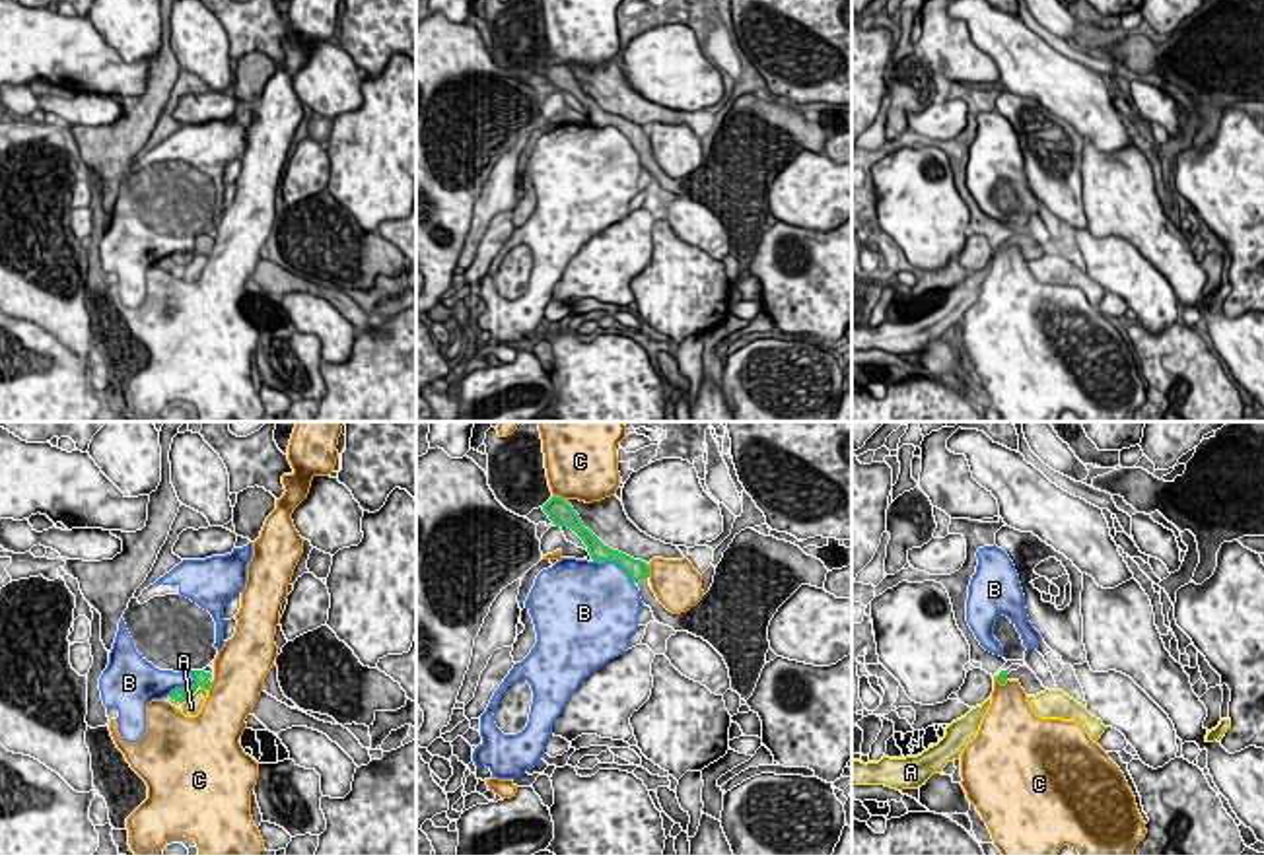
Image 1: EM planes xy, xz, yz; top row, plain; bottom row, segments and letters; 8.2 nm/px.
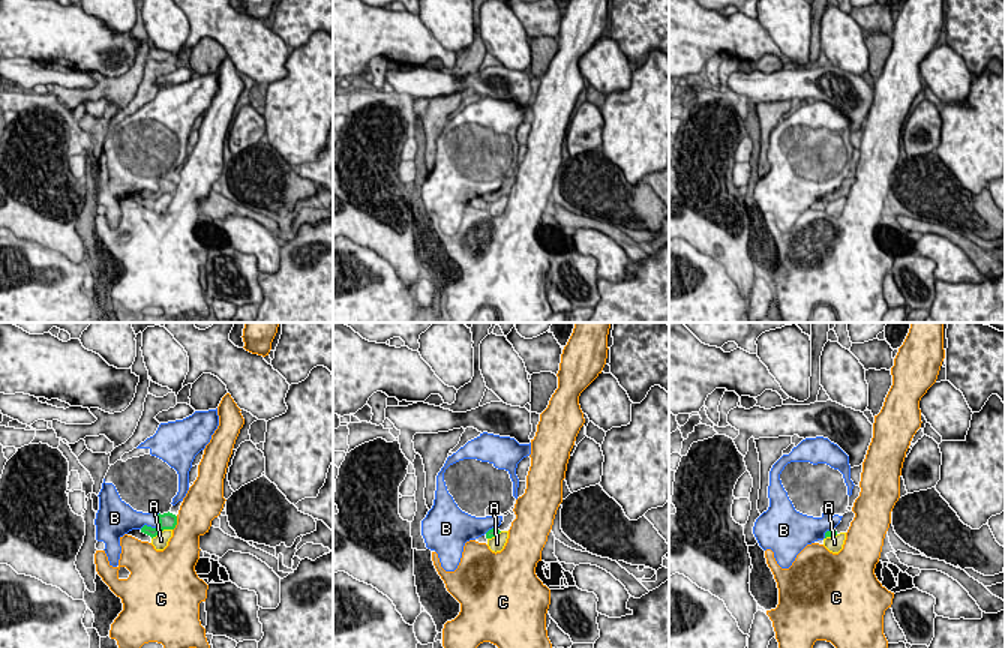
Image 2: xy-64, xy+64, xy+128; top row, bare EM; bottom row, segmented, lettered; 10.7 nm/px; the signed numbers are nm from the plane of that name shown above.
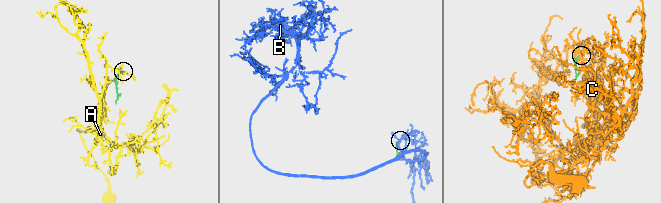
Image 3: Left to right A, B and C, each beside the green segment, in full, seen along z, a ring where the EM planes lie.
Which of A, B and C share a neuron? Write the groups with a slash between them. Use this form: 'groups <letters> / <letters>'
groups A / B / C

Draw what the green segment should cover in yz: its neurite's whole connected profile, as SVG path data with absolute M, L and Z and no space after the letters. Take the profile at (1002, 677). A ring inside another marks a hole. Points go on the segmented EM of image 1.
M1019 667L1017 670L1011 672L1001 670L998 682L1005 684L1007 680L1017 680L1027 696L1036 696L1046 690L1029 667Z

